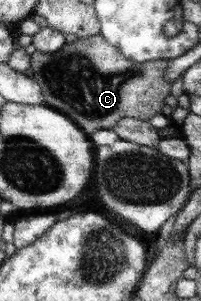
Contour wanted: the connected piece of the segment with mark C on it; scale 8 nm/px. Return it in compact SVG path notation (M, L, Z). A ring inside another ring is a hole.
M100 34L66 43L54 53L36 51L31 55L32 78L40 84L47 105L65 113L90 133L112 130L123 117L149 120L162 113L172 89L165 76L167 63L169 60L161 59L142 63L132 61Z

